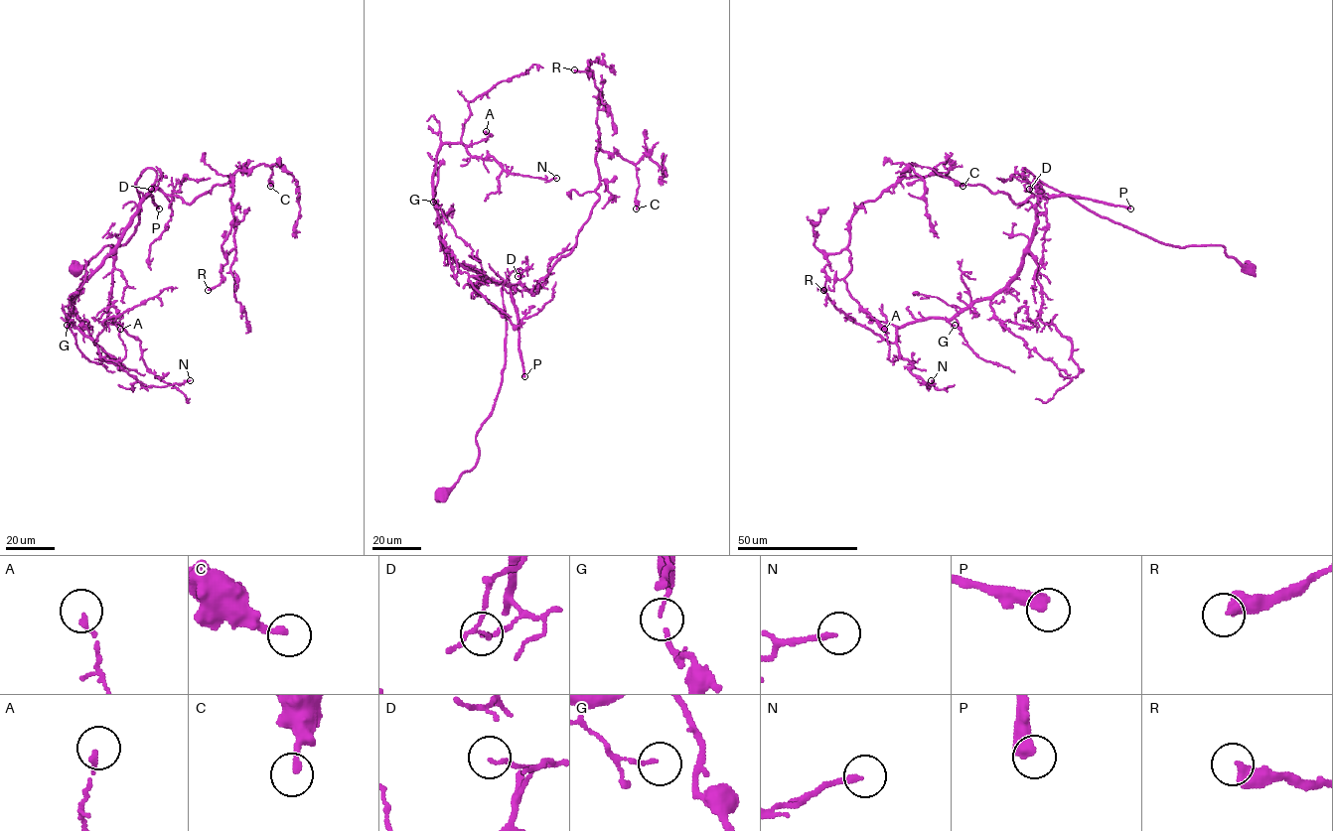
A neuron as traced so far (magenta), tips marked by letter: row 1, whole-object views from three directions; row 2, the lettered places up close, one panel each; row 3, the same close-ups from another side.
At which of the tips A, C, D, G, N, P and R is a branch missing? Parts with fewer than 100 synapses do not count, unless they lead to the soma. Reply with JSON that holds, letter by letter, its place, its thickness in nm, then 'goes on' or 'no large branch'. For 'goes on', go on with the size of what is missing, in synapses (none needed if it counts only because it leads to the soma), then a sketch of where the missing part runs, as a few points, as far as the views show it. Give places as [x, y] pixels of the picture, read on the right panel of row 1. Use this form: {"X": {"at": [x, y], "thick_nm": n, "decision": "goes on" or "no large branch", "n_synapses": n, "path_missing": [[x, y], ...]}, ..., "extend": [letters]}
{"A": {"at": [884, 329], "thick_nm": 170, "decision": "no large branch"}, "C": {"at": [962, 186], "thick_nm": 220, "decision": "no large branch"}, "D": {"at": [1029, 189], "thick_nm": 120, "decision": "no large branch"}, "G": {"at": [955, 325], "thick_nm": 70, "decision": "no large branch"}, "N": {"at": [931, 380], "thick_nm": 190, "decision": "no large branch"}, "P": {"at": [1130, 208], "thick_nm": 460, "decision": "goes on", "n_synapses": 300}, "R": {"at": [823, 290], "thick_nm": 440, "decision": "no large branch"}, "extend": ["P"]}

